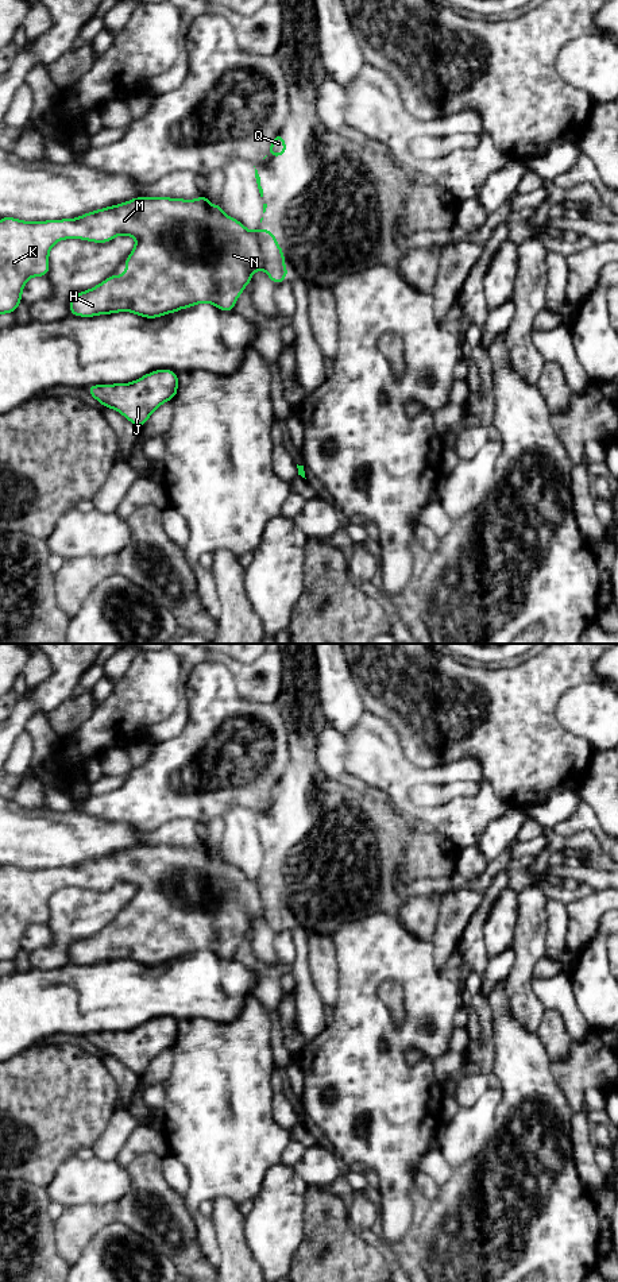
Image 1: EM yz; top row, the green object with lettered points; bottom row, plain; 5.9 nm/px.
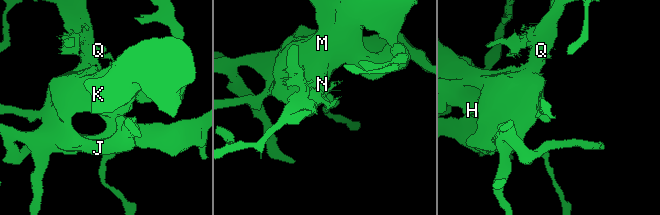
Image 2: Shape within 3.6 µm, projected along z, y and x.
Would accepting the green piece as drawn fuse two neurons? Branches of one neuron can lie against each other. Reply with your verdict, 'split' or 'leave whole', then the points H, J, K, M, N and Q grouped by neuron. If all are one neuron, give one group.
leave whole; groups H J K M N Q

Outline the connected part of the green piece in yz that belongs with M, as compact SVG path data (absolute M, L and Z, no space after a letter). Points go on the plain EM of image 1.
M201 841L198 847L144 843L85 861L77 866L28 870L15 865L0 865L0 962L15 961L22 950L23 935L31 924L49 922L49 900L55 891L62 887L108 891L119 883L130 883L136 887L136 893L125 905L125 922L112 922L100 932L74 942L69 949L70 962L93 965L132 959L146 966L157 966L201 950L209 950L220 958L232 959L255 918L264 918L275 934L289 923L283 910L285 900L270 877L262 877L259 873L255 880L248 879L239 868L227 864L220 850L210 853L205 841Z

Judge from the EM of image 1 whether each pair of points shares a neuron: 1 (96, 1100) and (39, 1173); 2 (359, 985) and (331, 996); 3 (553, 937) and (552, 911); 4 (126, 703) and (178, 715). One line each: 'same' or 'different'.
1: same
2: different
3: same
4: different

